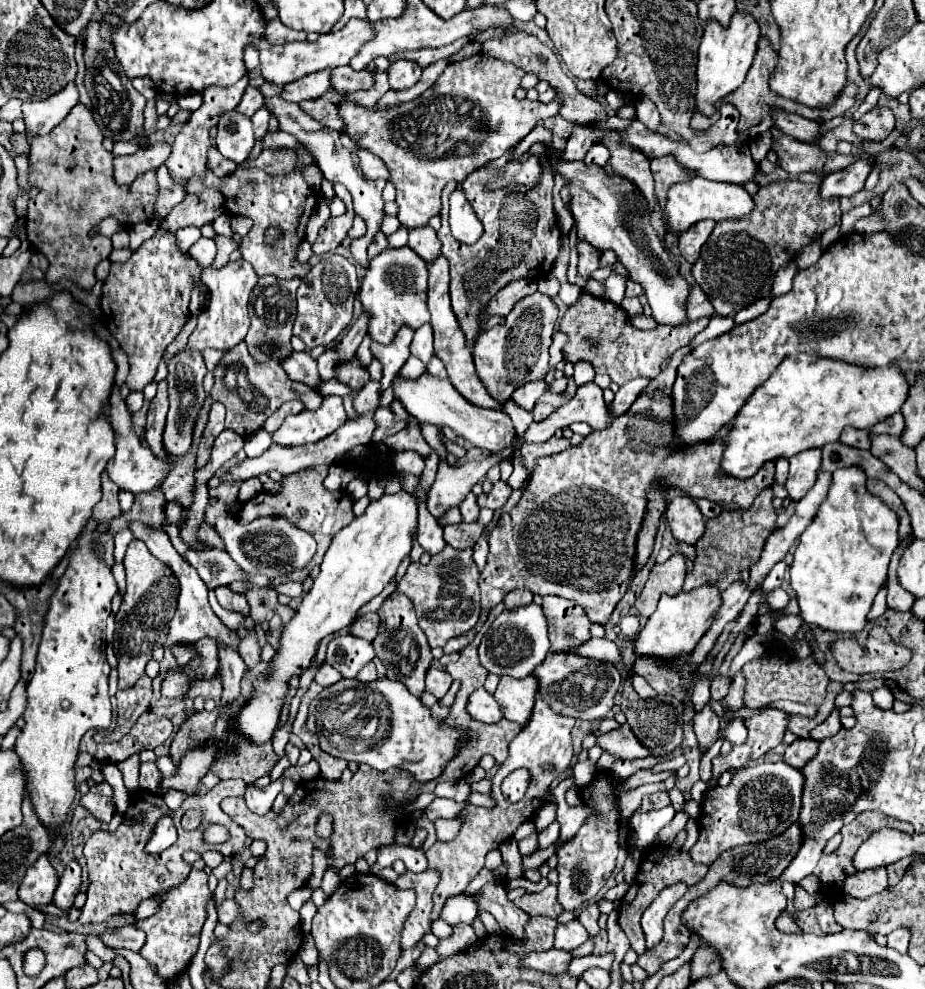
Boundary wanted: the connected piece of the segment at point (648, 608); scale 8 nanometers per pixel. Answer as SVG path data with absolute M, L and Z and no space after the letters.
M682 553L672 555L666 563L656 563L650 571L650 577L642 589L642 595L636 599L636 609L642 617L650 617L656 611L658 599L662 595L678 595L686 579L686 559Z

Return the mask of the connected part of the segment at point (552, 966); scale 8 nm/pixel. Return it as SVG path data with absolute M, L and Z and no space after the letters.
M550 949L550 951L542 951L542 953L530 953L528 957L522 959L522 963L530 969L538 969L538 971L546 971L546 973L562 973L568 969L572 955L568 951L558 951L558 949Z

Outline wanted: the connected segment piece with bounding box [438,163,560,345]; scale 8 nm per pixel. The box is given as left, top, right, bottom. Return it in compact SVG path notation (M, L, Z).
M544 163L544 175L536 189L524 191L518 187L484 191L484 183L494 179L500 171L484 171L478 169L462 181L462 191L472 205L472 211L484 225L482 237L474 245L464 245L450 235L448 225L448 197L456 191L456 183L448 183L442 191L442 227L438 231L438 239L442 241L442 255L450 263L450 299L452 311L464 331L466 343L472 345L474 337L488 323L486 305L488 301L508 283L518 279L538 281L552 269L558 249L560 249L560 231L556 223L556 215L552 209L552 187L554 175L550 165Z

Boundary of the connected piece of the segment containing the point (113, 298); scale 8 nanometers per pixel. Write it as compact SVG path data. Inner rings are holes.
M162 229L144 241L126 263L112 263L102 287L102 325L128 355L130 373L126 385L130 391L142 391L154 379L164 347L176 339L188 321L188 301L194 279L200 279L200 265L192 257L182 255L176 247L176 237Z

